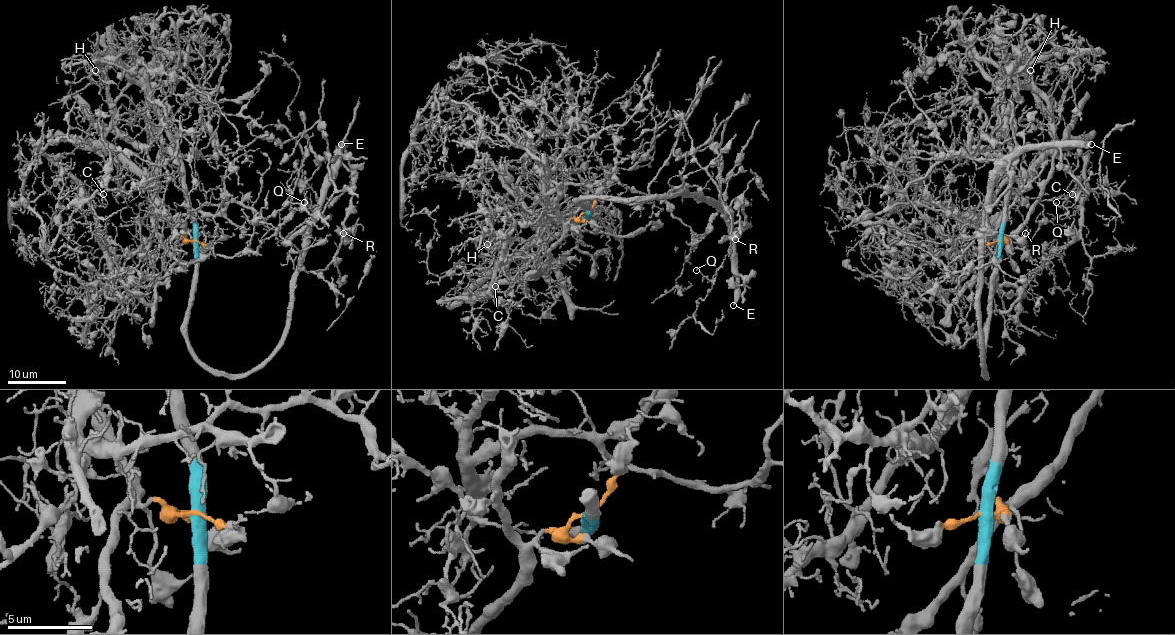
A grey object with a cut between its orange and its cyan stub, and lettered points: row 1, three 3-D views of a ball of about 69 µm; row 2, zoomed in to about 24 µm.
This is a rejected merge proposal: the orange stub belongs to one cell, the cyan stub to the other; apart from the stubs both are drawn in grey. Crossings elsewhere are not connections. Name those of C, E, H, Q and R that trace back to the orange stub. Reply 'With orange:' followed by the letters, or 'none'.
With orange: C, H

